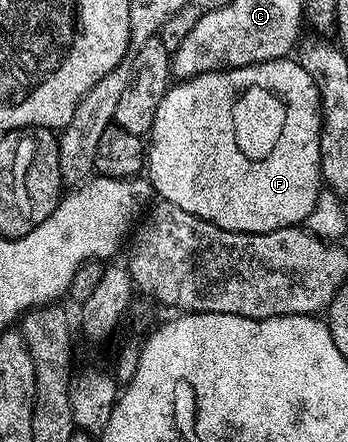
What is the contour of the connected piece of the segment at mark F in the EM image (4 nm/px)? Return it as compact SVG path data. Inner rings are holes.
M298 59L266 60L260 64L227 68L223 72L206 72L200 76L191 76L188 80L172 83L161 98L161 106L157 106L157 114L153 114L153 126L145 144L145 176L151 181L154 195L159 200L168 200L173 206L181 206L181 210L189 210L189 214L199 216L202 220L208 220L210 224L216 224L225 230L272 232L282 228L293 228L306 222L324 187L323 155L319 149L322 121L323 114L319 106L319 91L315 80L309 78L309 74L305 74Z

